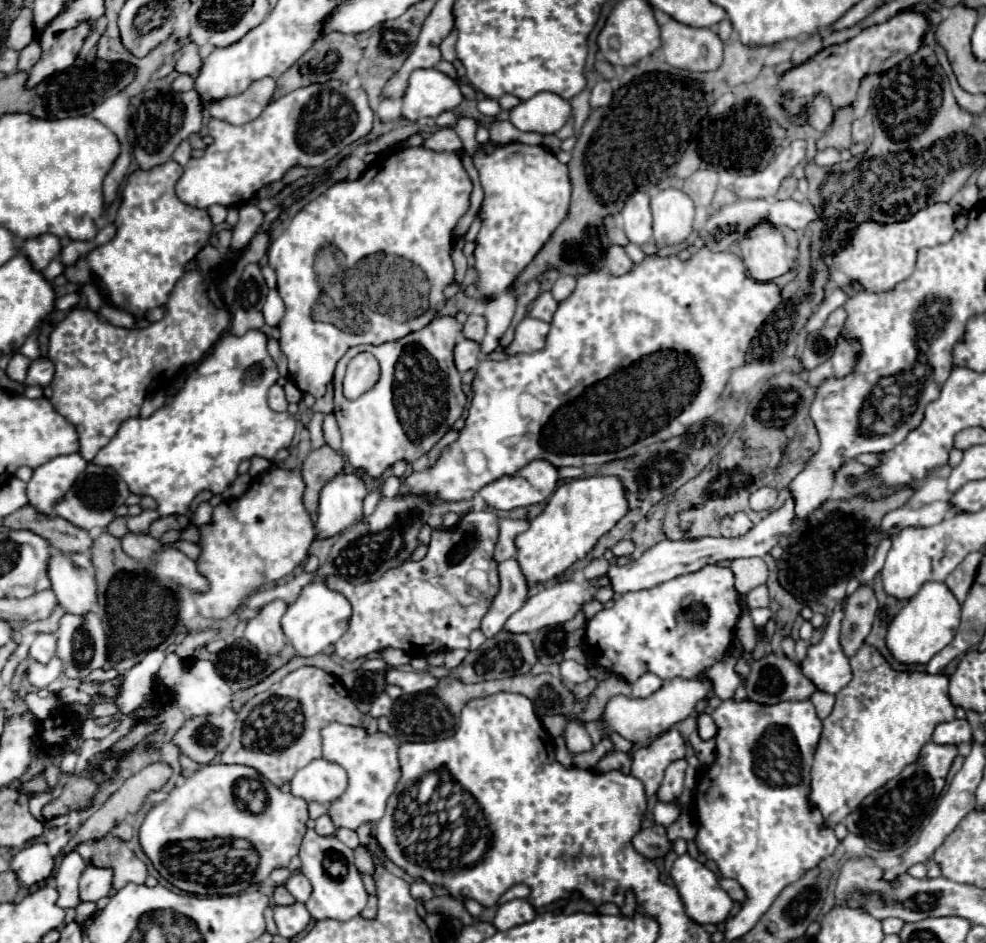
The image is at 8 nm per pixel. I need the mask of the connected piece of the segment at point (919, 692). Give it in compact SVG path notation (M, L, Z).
M867 643L851 657L851 669L853 679L835 695L835 707L831 715L823 719L823 733L811 769L811 803L819 807L829 827L841 823L867 795L897 777L907 765L915 763L921 747L931 741L933 729L939 723L953 721L957 709L949 699L949 677L945 673L931 675L923 671L895 671L891 663Z

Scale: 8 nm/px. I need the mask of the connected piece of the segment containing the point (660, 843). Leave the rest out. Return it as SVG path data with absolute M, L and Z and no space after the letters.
M651 825L647 829L641 829L633 837L633 845L637 853L651 861L657 857L665 857L673 849L673 843L667 839L667 829L663 825Z

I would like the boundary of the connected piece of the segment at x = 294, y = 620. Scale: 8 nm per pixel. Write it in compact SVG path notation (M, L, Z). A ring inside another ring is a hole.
M311 581L301 589L299 597L291 605L287 605L287 611L281 619L281 627L289 643L295 647L297 655L313 657L317 653L323 653L347 631L349 619L351 619L351 603L347 601L347 597L339 591L329 589L323 581Z

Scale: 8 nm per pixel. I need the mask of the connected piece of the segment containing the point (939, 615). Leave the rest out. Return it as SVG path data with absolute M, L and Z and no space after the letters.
M927 581L919 589L919 593L913 595L907 601L907 605L891 621L889 631L887 631L889 651L901 663L925 665L937 651L941 651L945 645L949 645L953 641L955 631L959 627L957 613L959 613L959 621L961 621L961 605L957 603L957 599L949 591L949 587L945 583Z

